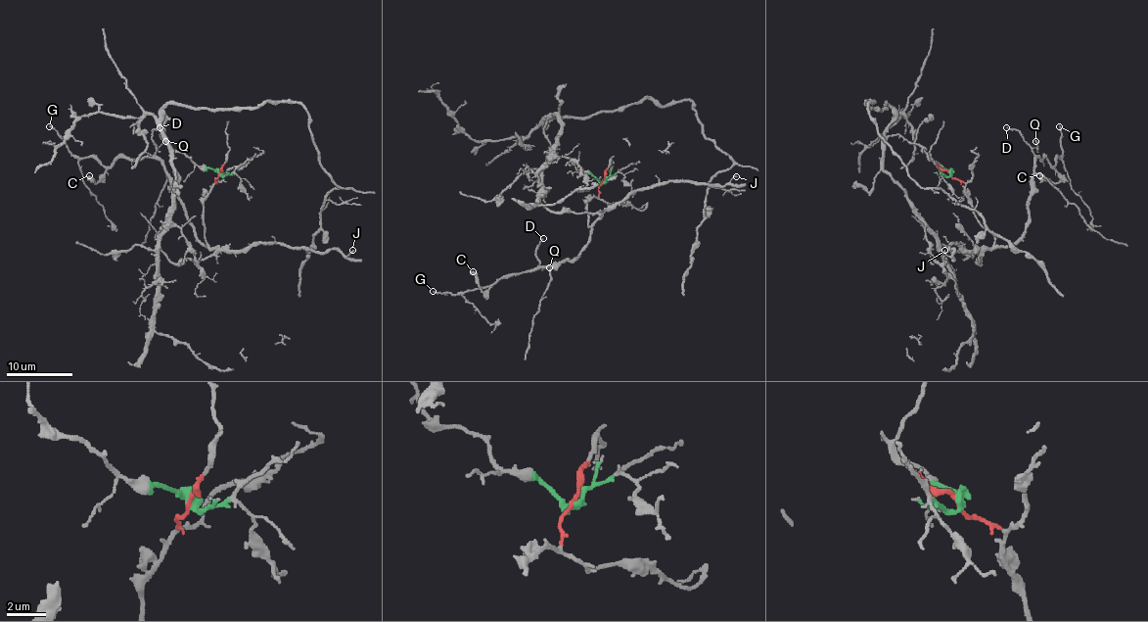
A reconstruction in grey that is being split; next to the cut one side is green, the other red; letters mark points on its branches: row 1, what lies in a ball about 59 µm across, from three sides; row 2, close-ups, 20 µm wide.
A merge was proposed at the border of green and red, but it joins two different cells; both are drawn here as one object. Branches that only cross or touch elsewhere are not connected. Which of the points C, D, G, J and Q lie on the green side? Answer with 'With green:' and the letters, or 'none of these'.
With green: none of these

